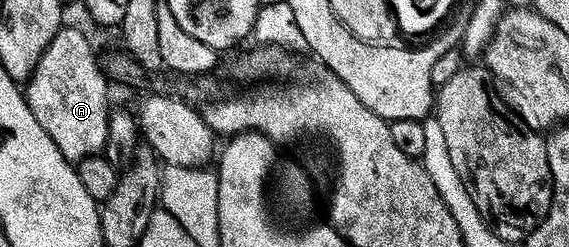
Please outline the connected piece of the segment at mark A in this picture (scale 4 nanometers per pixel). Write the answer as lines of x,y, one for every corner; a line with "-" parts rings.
63,26
55,38
51,38
47,50
43,50
23,91
39,126
51,134
51,142
59,146
70,162
76,162
98,155
105,147
111,113
109,86
106,73
101,73
93,57
88,38
77,28

